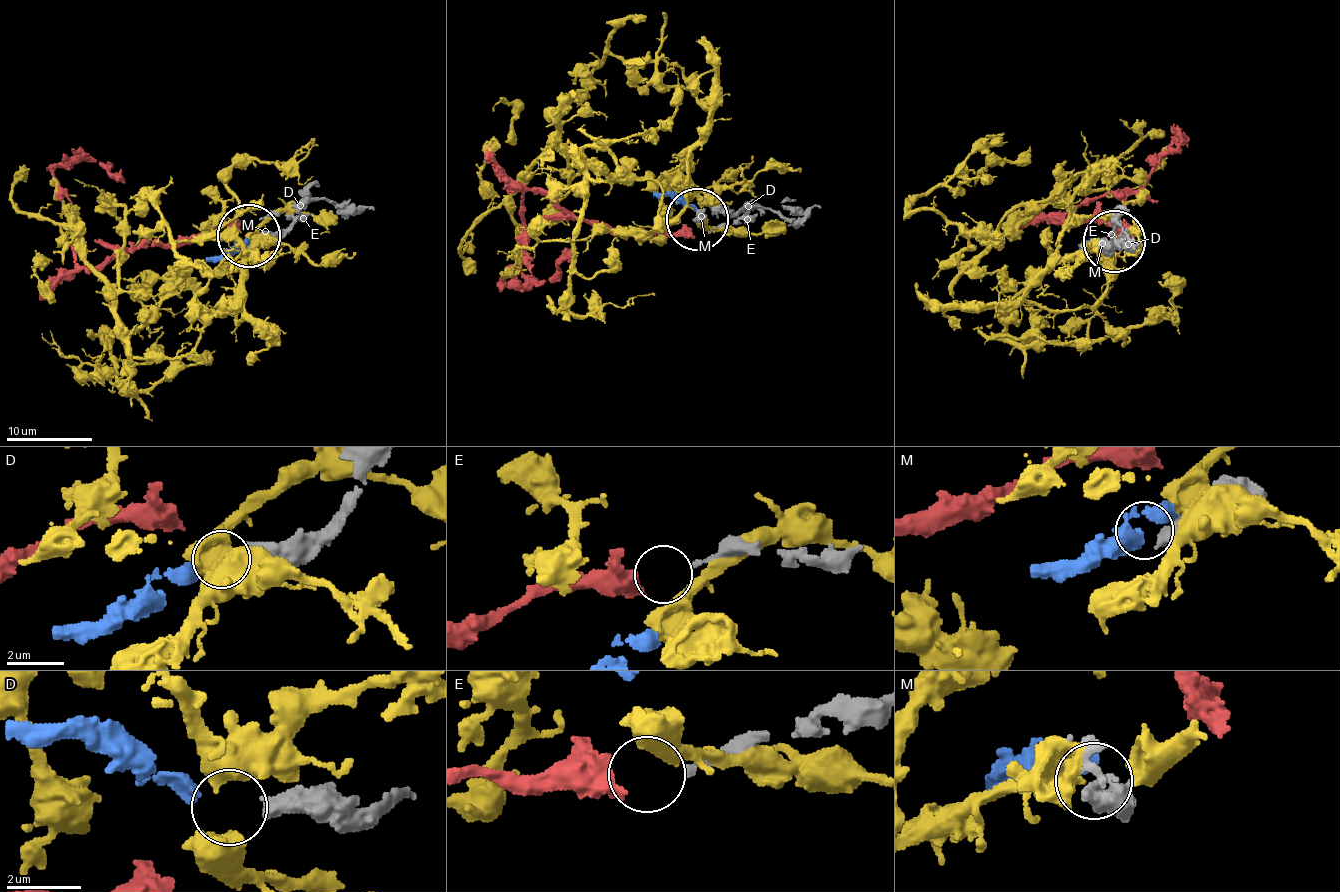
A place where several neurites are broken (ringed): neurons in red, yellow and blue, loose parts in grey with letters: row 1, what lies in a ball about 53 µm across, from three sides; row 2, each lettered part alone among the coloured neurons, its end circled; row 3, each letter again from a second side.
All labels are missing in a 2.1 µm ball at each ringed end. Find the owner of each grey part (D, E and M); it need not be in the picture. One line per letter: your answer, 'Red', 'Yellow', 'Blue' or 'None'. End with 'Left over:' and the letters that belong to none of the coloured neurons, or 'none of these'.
D: Blue
E: Red
M: None
Left over: M

